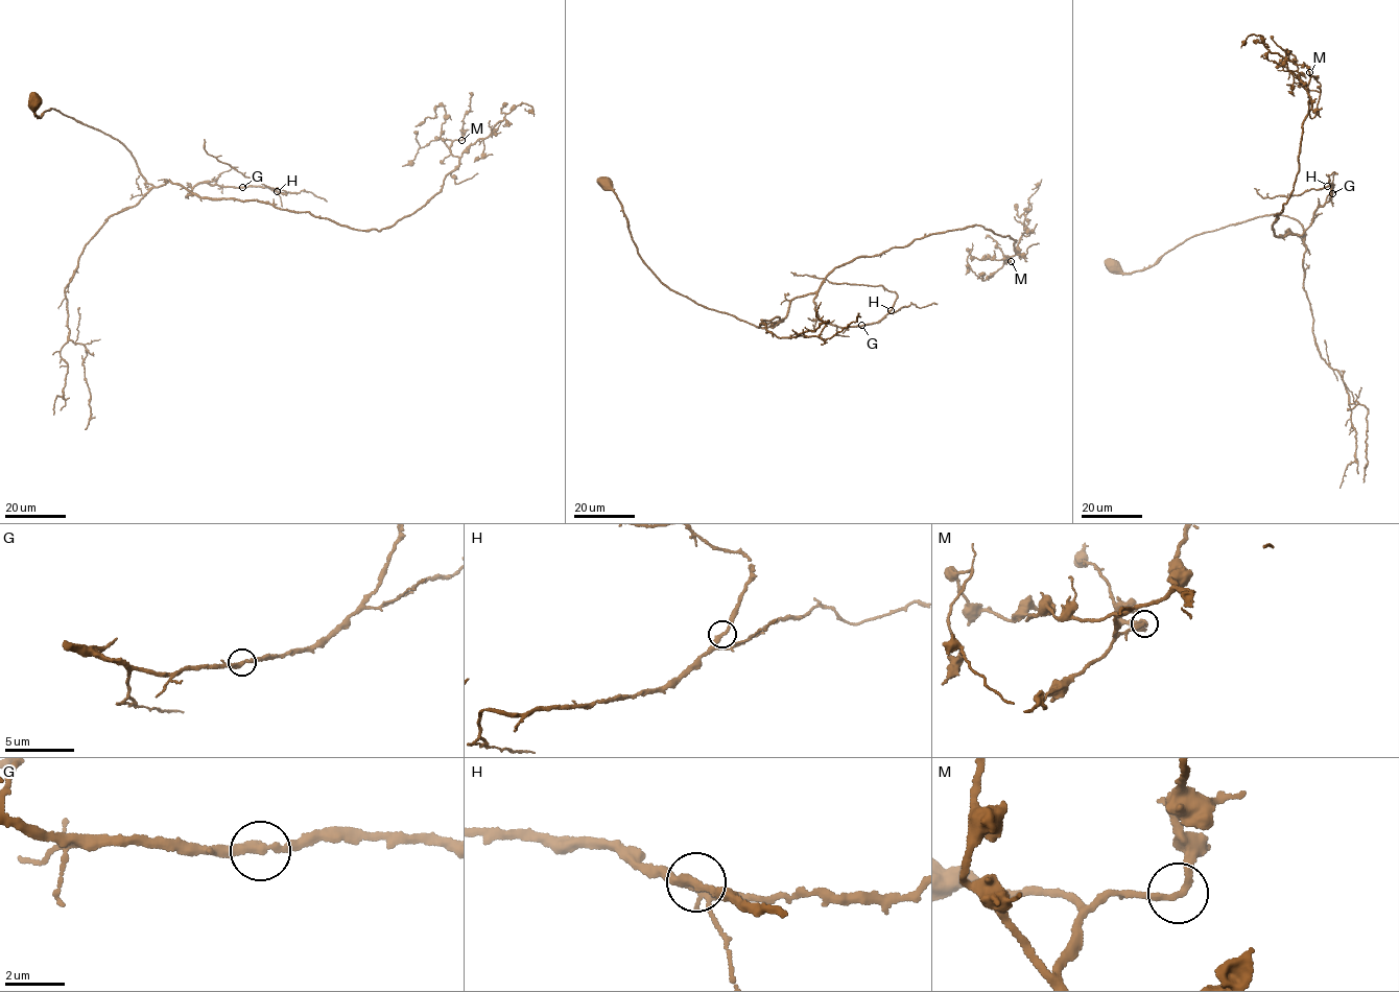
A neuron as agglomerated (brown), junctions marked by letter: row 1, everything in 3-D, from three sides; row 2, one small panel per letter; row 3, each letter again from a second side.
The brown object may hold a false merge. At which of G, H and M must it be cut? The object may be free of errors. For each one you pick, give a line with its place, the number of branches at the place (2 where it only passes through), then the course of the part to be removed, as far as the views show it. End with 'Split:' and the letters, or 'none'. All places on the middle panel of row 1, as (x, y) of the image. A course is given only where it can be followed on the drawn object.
Split: none

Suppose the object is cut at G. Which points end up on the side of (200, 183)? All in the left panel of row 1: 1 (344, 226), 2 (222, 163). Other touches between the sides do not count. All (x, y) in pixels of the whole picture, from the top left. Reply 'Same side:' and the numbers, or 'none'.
Same side: 1

